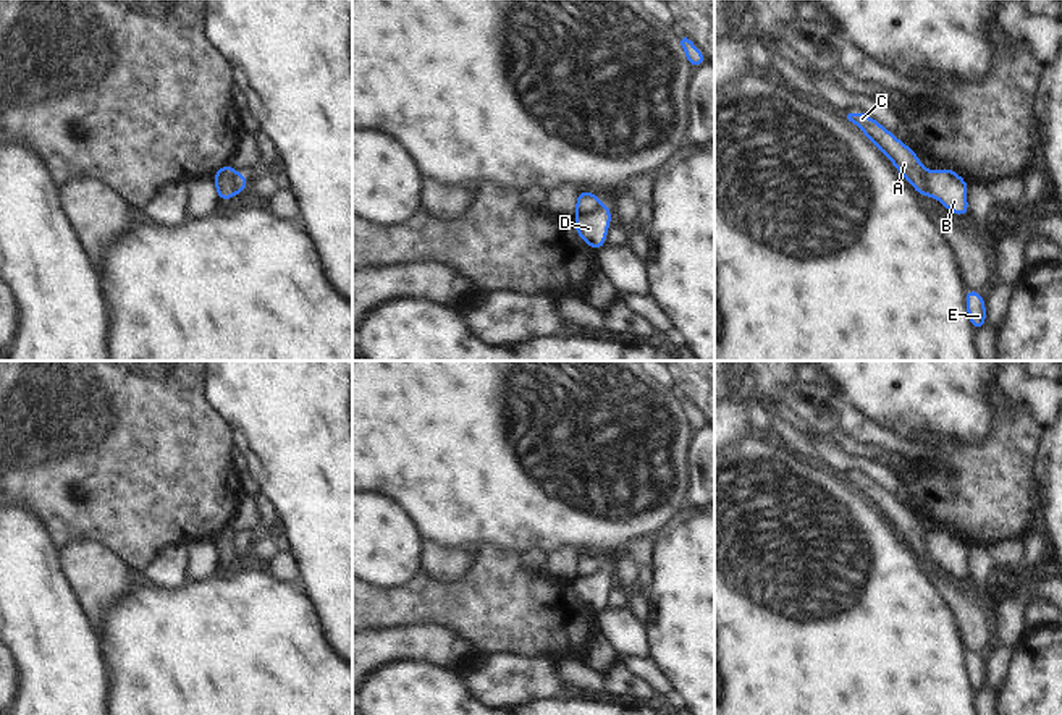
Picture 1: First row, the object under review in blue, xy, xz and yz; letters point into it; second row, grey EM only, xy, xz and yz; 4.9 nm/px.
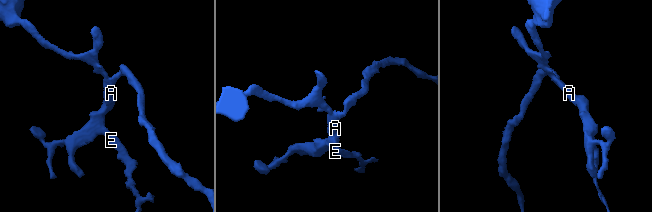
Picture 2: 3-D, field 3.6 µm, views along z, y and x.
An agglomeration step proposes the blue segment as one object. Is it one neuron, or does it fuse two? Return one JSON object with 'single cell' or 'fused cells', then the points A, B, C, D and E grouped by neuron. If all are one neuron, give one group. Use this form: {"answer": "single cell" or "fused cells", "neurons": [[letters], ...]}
{"answer": "fused cells", "neurons": [["A", "C"], ["B", "D", "E"]]}

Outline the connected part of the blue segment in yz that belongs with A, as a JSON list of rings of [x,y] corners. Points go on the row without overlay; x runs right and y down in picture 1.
[[[849,476],[847,480],[892,524],[897,534],[913,548],[917,556],[931,560],[925,547],[928,532],[921,527],[913,511],[905,508],[866,476]]]

